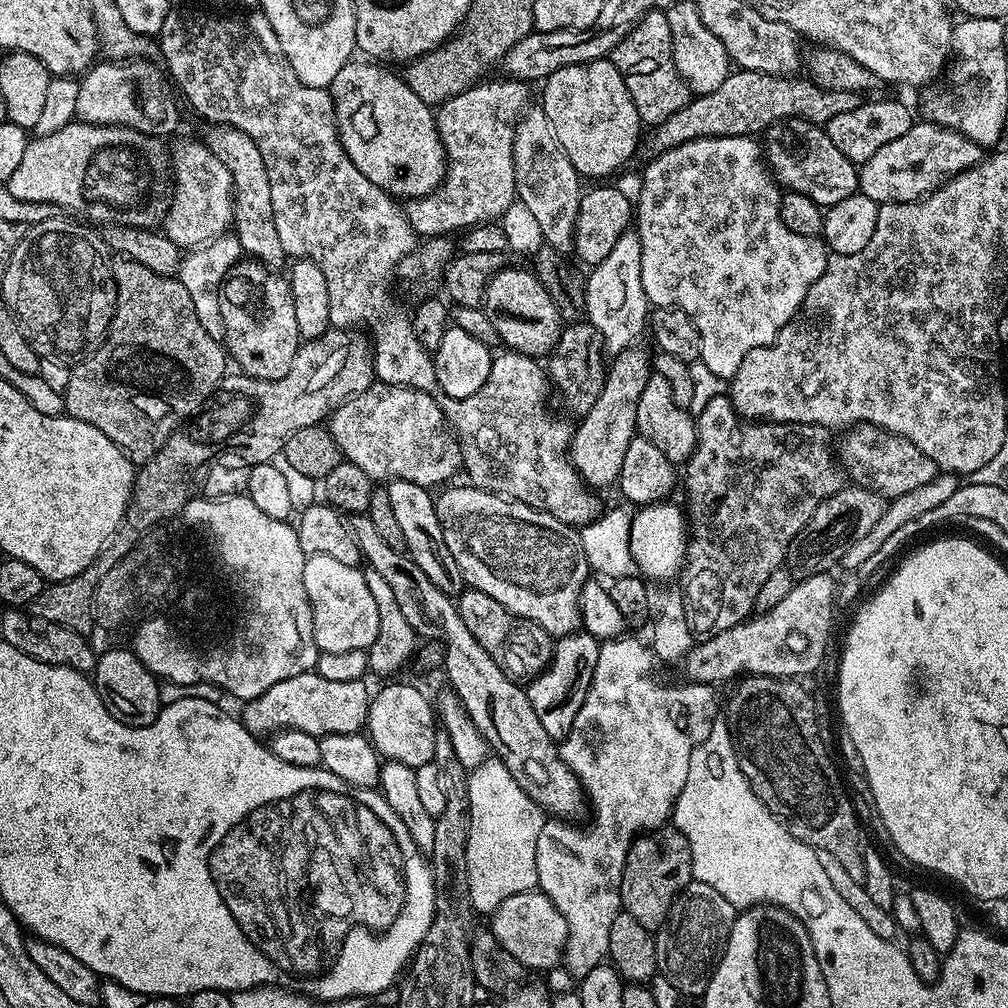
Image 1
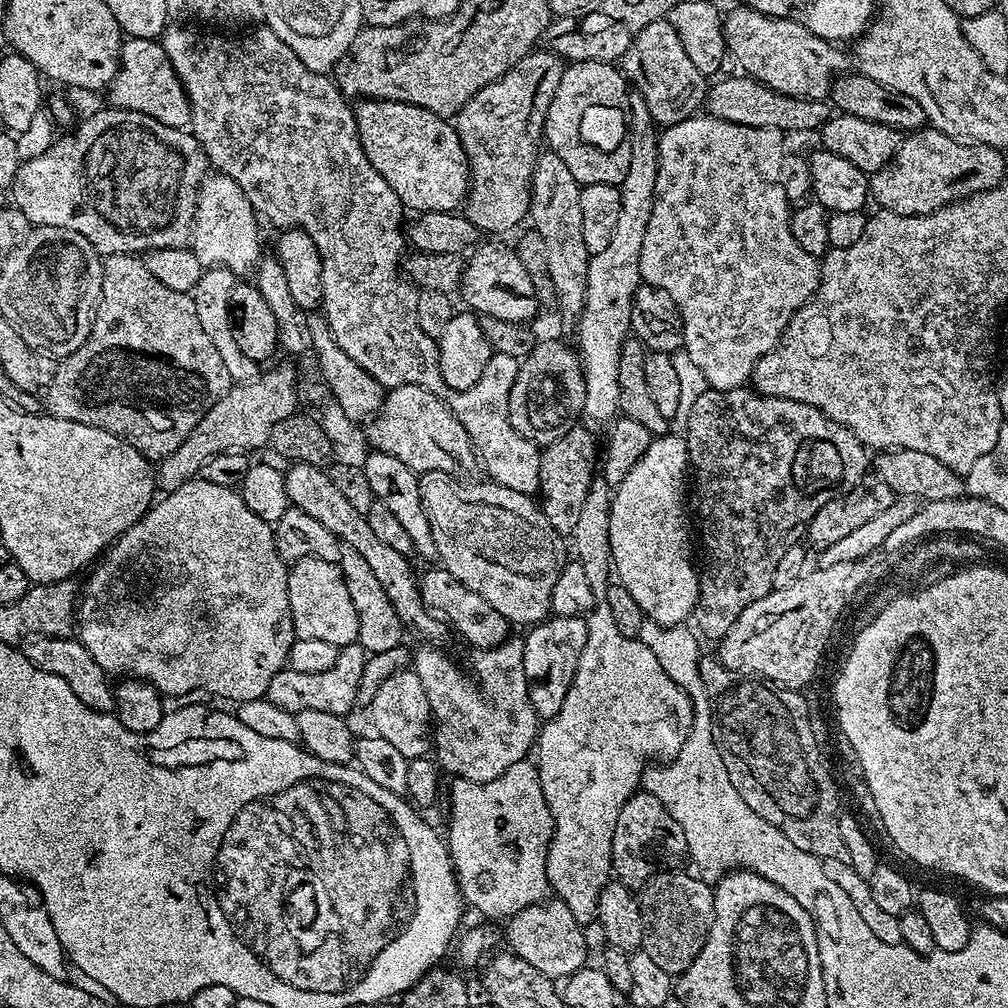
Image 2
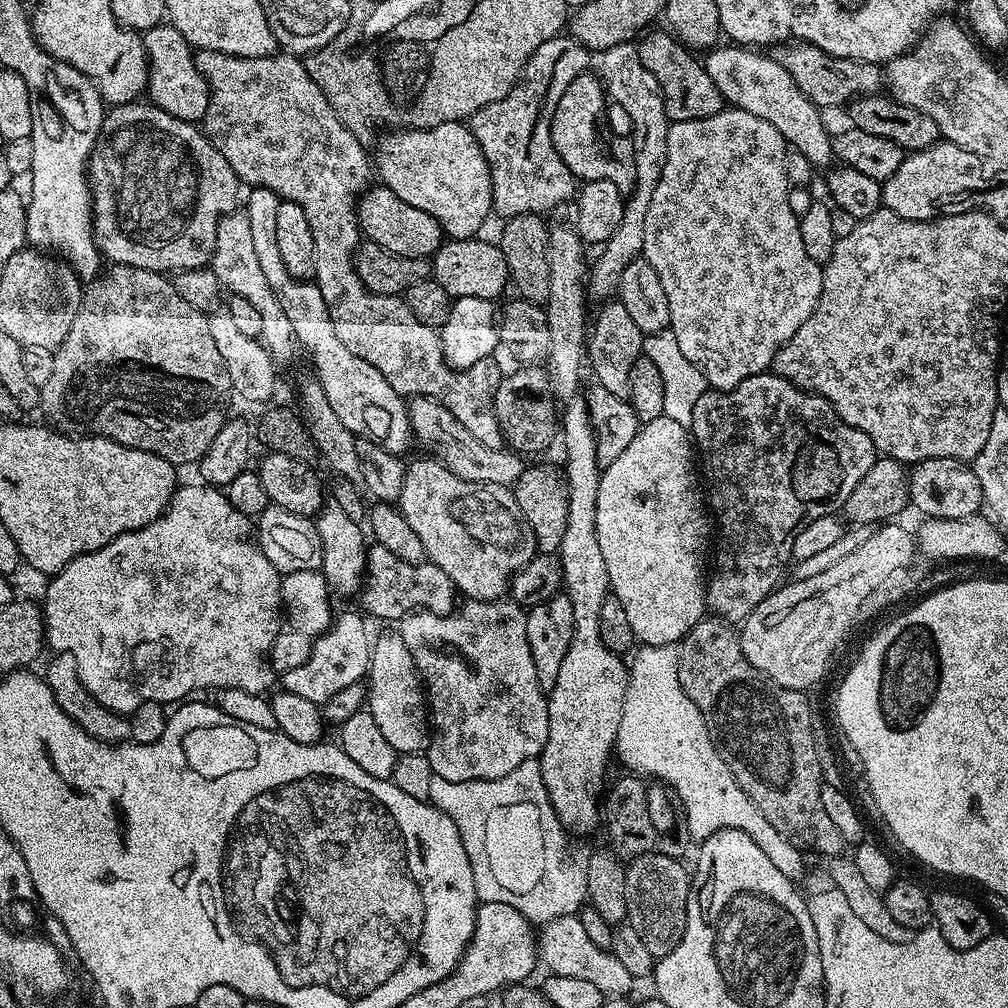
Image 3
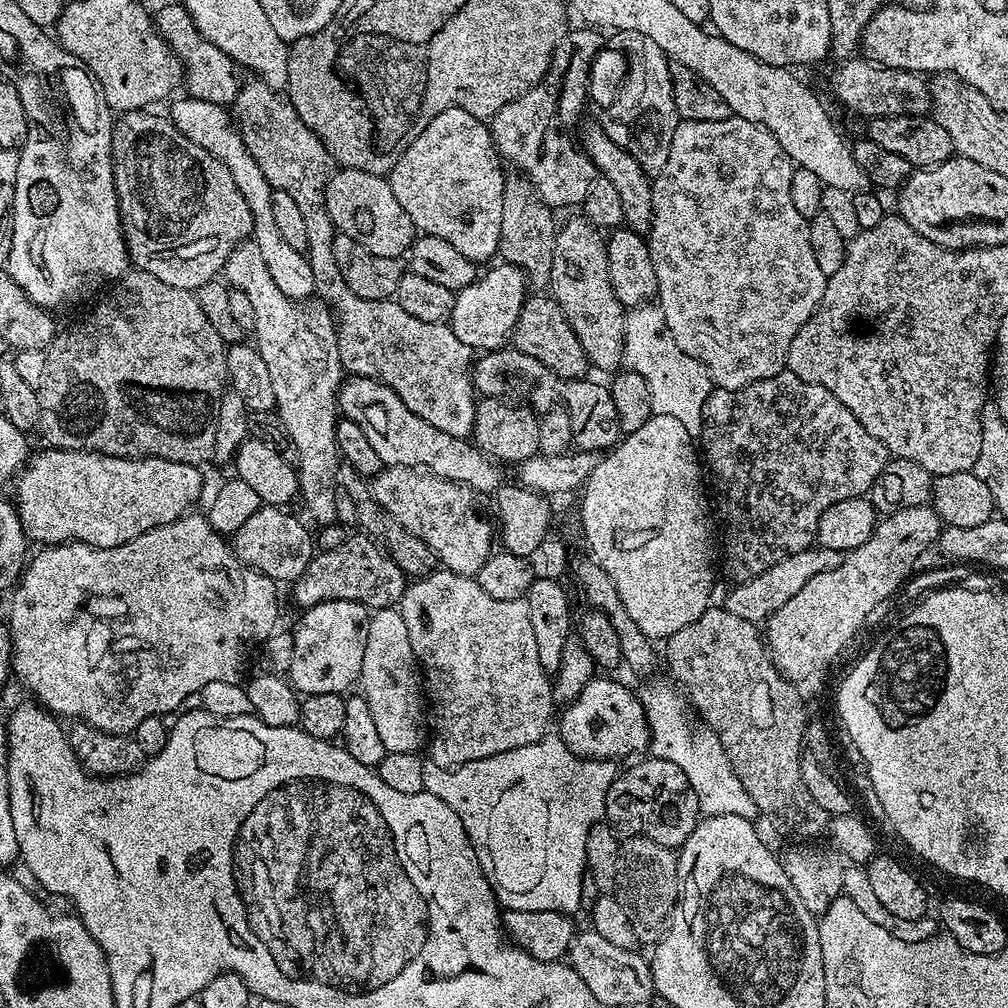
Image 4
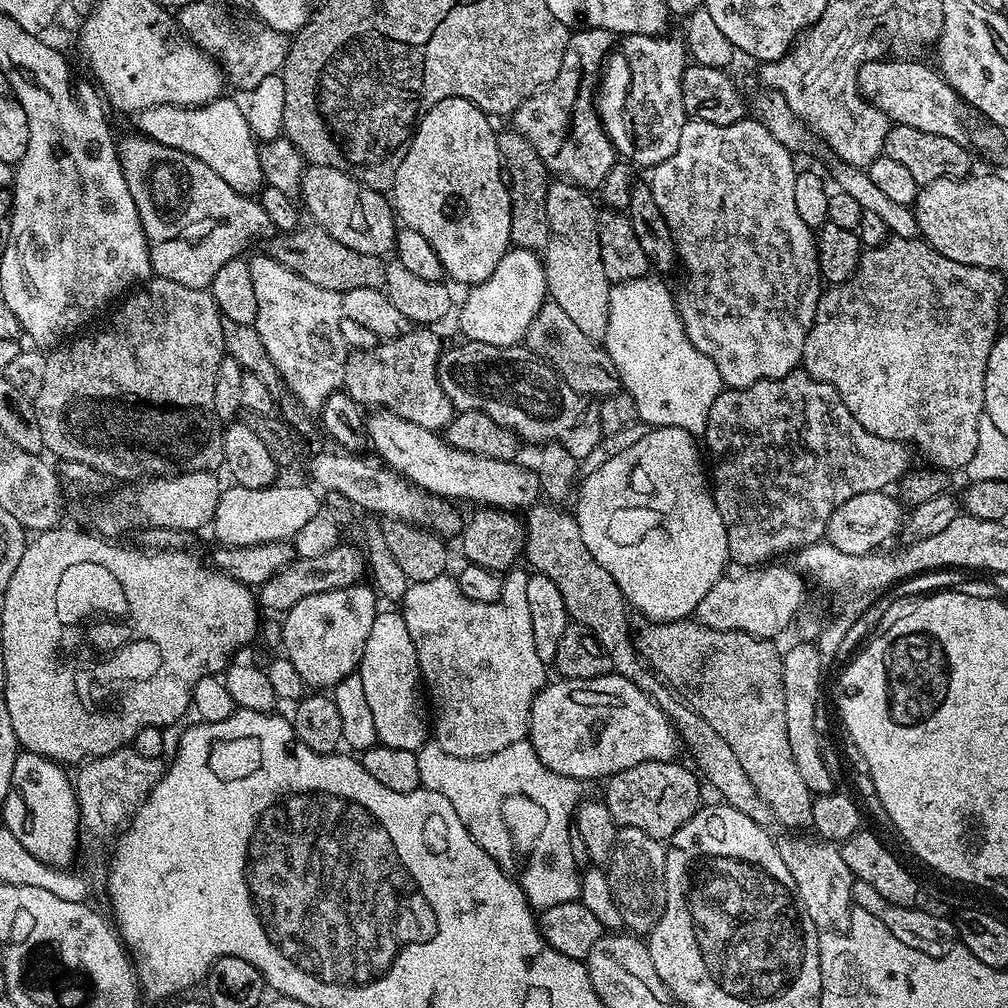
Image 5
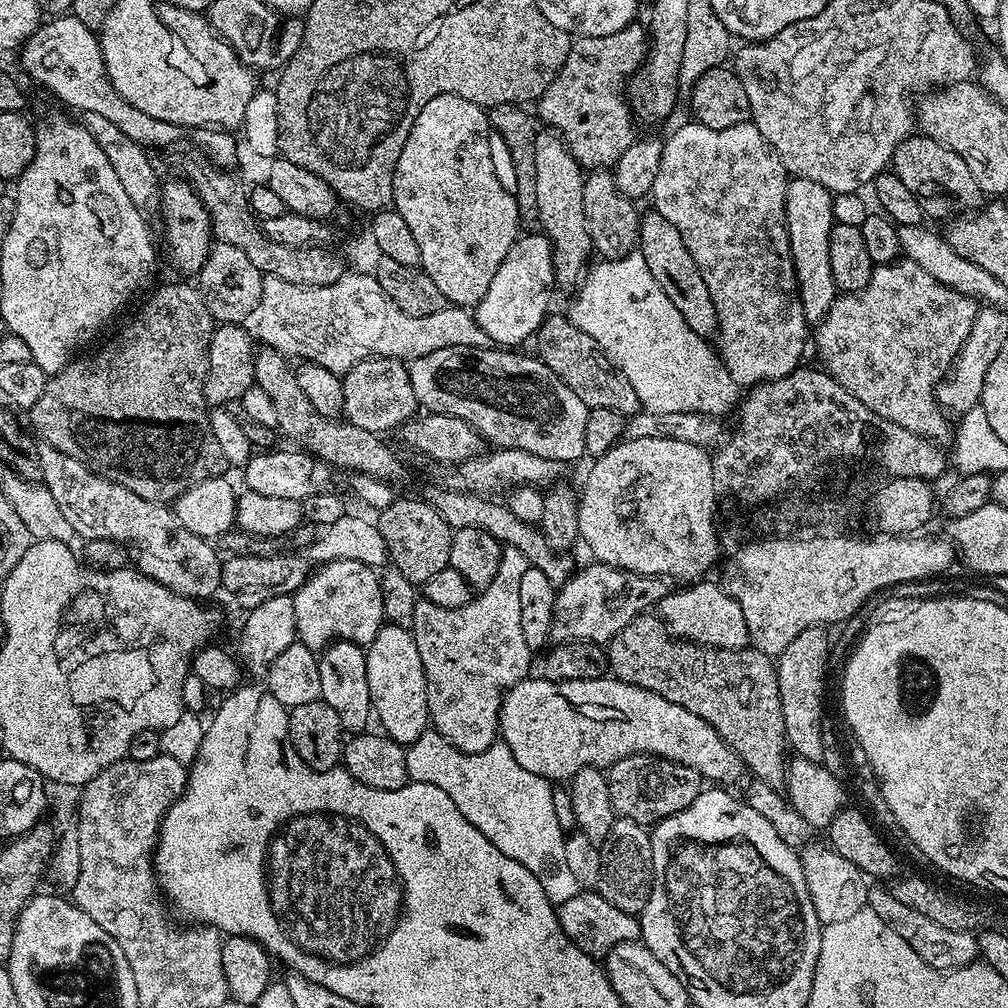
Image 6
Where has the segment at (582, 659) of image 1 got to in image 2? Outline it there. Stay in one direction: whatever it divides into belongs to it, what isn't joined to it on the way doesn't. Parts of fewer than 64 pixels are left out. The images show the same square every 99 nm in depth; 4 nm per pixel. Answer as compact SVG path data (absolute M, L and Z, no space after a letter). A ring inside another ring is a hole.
M552 614L547 620L531 625L527 632L528 636L525 635L523 641L528 693L537 717L541 721L546 721L550 720L554 714L558 714L558 710L562 710L562 702L566 702L566 694L570 694L570 686L578 670L580 652L584 649L586 642L588 621L583 615Z

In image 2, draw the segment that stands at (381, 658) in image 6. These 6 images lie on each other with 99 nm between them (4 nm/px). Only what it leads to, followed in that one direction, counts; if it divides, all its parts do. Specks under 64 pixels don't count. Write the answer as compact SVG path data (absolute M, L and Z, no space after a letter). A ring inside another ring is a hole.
M414 670L396 672L387 677L374 696L370 712L376 723L375 735L386 738L407 760L416 760L420 756L428 756L434 744L434 725L430 702L426 698L426 690L422 690L422 682L418 682L418 674Z

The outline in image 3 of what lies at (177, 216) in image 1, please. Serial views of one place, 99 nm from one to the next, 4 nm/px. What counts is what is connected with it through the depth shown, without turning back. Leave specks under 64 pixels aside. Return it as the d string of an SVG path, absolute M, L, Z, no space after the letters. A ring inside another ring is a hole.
M243 210L229 212L220 217L220 225L216 231L216 250L212 253L210 267L214 274L218 274L221 285L231 295L246 298L246 302L250 302L250 306L258 310L262 318L259 339L273 360L283 362L298 352L294 330L290 330L290 322L286 319L286 314L282 314L278 298L274 298L274 290L266 286L266 277L258 267L258 257L250 234L250 218Z

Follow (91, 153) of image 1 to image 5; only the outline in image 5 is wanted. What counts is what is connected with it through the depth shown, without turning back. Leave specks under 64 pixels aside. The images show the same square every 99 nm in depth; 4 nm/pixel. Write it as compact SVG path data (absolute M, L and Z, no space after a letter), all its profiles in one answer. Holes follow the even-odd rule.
M139 134L128 136L124 141L121 139L118 144L118 151L122 174L126 178L126 186L130 190L130 198L134 198L134 206L138 206L138 218L142 222L142 230L148 239L148 253L150 254L153 273L156 276L166 278L170 282L178 282L182 286L207 289L214 282L214 274L218 274L218 270L222 270L222 266L226 266L226 262L237 259L241 254L244 254L251 240L262 239L261 241L263 241L273 235L272 223L269 216L266 215L266 210L262 210L259 199L243 196L238 190L234 190L223 178L218 178L218 174L214 174L214 170L210 170L210 166L206 166L206 162L194 158L194 154L174 150L170 146L162 146L162 142L154 142L148 136Z

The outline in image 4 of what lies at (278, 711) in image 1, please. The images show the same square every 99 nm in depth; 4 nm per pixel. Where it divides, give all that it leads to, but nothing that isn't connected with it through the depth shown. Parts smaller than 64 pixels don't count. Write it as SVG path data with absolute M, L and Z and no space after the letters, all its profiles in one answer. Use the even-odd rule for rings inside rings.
M323 600L318 606L305 608L299 613L300 621L296 628L291 629L293 636L293 657L286 673L288 684L301 697L316 694L344 694L351 684L355 685L360 679L362 670L362 654L366 654L366 632L370 610L364 604L353 600Z

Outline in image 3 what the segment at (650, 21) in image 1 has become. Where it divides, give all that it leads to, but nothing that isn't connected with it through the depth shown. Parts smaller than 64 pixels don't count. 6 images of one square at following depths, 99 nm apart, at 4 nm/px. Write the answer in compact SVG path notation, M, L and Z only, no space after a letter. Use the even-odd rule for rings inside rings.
M649 31L639 41L638 47L642 66L646 66L646 70L650 70L654 78L658 78L658 86L669 121L701 120L724 111L726 107L724 95L718 90L718 86L714 86L714 78L706 74L703 63L699 59L695 60L692 57L695 55L671 31L663 31Z

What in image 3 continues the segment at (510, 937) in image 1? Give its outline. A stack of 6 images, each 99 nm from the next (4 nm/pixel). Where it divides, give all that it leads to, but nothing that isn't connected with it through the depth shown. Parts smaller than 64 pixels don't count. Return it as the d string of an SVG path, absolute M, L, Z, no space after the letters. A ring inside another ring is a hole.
M578 915L563 916L562 918L554 918L546 925L543 925L538 932L538 960L541 965L548 967L547 970L554 976L569 976L570 978L582 978L582 982L591 982L593 986L598 986L598 990L607 994L609 997L623 997L626 992L630 991L634 978L630 974L630 970L626 970L626 966L622 966L622 962L618 962L618 958L610 950L600 949L589 939L586 934L585 927L579 921Z

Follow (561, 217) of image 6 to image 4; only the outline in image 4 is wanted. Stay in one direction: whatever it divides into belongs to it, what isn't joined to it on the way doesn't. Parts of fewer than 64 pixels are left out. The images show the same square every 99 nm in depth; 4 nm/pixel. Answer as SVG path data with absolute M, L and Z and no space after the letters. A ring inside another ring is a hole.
M576 214L559 225L548 284L552 299L560 303L560 309L564 311L578 342L582 342L589 365L600 372L615 373L624 364L626 309L618 302L614 286L610 286L605 237L601 229L584 219L583 215Z

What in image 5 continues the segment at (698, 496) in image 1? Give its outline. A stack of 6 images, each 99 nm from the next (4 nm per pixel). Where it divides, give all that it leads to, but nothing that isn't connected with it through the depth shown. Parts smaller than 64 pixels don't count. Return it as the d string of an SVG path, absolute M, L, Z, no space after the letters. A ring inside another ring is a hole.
M803 370L786 374L780 380L759 380L745 388L725 387L718 394L718 398L714 398L714 406L710 406L706 430L702 433L702 444L706 449L707 459L710 461L712 497L722 514L722 522L726 526L728 559L733 565L740 564L736 566L760 566L773 558L781 557L778 555L782 552L795 554L802 548L808 548L811 544L821 543L824 540L826 526L830 522L830 514L834 514L834 510L838 510L838 506L842 506L842 502L846 502L846 498L854 498L854 494L883 492L891 489L910 471L912 464L910 462L913 456L907 444L890 438L878 438L878 434L870 434L870 430L866 430L866 426L862 426L862 422L858 422L858 418L854 418L854 414L850 414L846 402L842 402L838 390L834 390L834 386L816 380Z

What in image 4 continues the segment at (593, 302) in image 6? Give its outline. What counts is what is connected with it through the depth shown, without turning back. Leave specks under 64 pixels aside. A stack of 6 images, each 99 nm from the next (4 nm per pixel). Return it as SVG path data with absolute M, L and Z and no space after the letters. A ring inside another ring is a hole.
M655 303L641 304L631 309L624 318L624 364L627 371L642 374L650 388L650 406L655 415L667 414L678 418L693 438L702 430L702 406L713 390L712 376L690 354L686 354L674 342L666 326L666 318Z

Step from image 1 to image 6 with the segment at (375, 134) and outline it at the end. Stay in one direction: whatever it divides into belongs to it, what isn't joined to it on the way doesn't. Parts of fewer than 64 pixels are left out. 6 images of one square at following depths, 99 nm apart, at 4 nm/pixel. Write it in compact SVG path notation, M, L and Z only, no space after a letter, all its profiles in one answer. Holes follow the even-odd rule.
M438 94L422 106L410 134L406 138L406 146L402 146L402 154L398 158L398 166L394 170L394 190L392 191L392 204L394 211L402 214L406 226L410 226L410 234L418 244L421 255L419 267L424 275L434 282L434 286L444 295L445 301L449 305L458 308L475 309L482 298L486 298L486 290L490 287L490 281L494 279L494 274L498 274L498 266L510 254L510 246L514 246L517 236L521 235L520 228L520 208L516 205L516 200L504 189L504 184L500 181L500 176L496 173L496 160L492 157L492 144L488 141L490 137L490 125L488 113L485 109L478 107L474 102L466 102L466 98L458 98L458 94Z

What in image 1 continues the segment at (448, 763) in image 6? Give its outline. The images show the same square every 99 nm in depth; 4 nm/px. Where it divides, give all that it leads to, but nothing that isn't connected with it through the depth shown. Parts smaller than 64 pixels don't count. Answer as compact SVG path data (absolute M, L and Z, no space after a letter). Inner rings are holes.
M497 758L484 760L468 774L468 809L470 834L466 842L468 851L468 877L470 898L477 913L495 912L506 898L513 894L531 892L538 885L536 847L538 834L546 823L546 813L518 786L504 763Z

